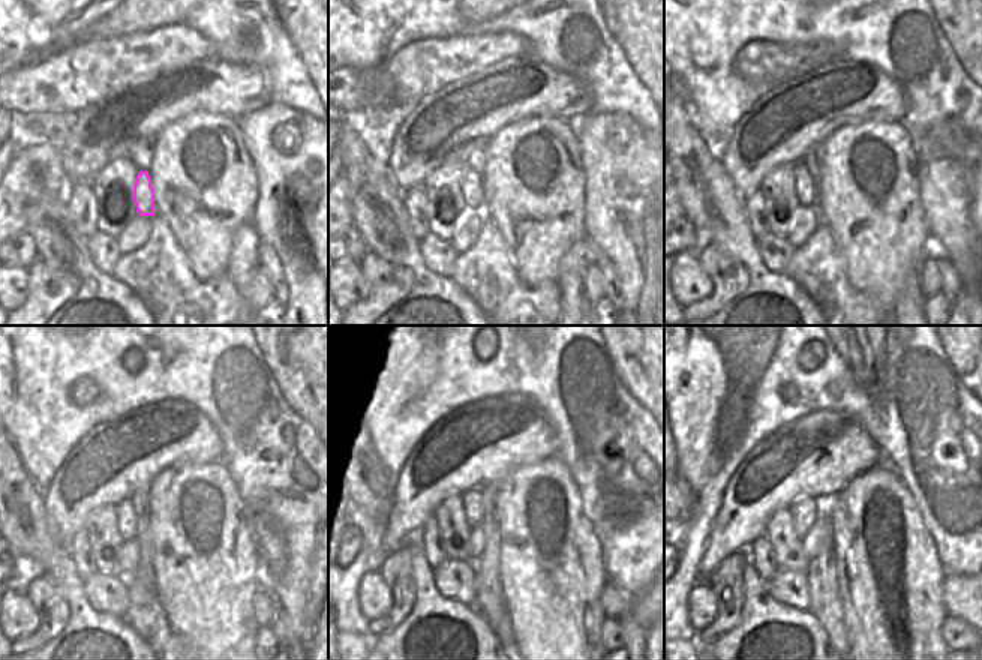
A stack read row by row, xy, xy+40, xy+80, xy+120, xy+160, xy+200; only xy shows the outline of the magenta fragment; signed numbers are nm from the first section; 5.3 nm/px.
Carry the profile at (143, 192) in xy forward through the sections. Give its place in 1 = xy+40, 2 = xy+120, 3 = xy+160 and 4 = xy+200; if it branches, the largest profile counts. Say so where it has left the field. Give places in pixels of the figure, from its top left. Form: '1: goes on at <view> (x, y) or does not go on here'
1: goes on at xy+40 (473, 189)
2: goes on at xy+120 (132, 521)
3: goes on at xy+160 (465, 512)
4: goes on at xy+200 (804, 512)

